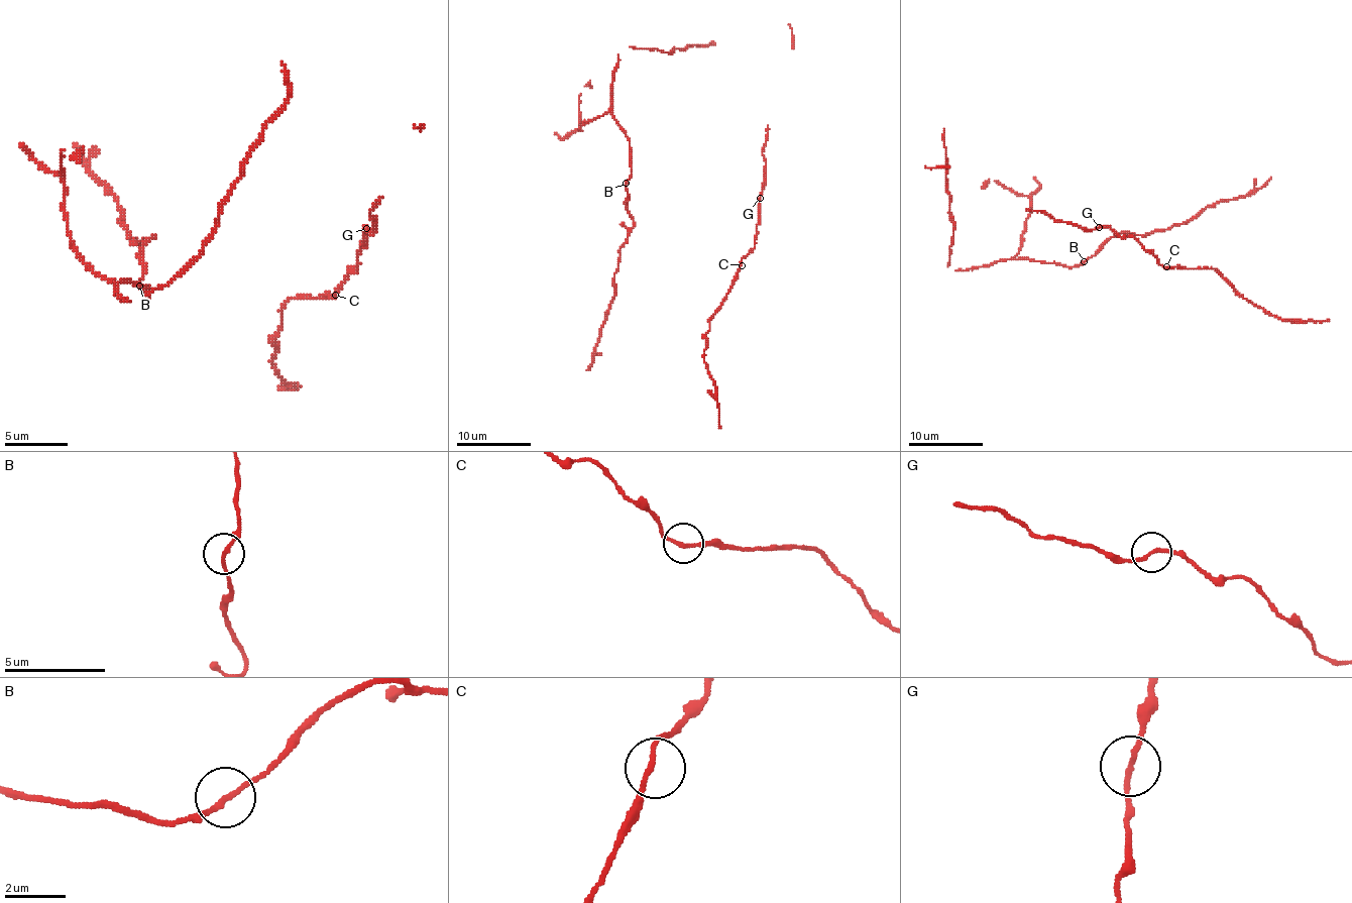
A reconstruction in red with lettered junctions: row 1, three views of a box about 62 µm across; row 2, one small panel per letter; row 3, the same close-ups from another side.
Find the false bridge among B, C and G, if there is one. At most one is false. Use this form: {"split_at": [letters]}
{"split_at": []}

